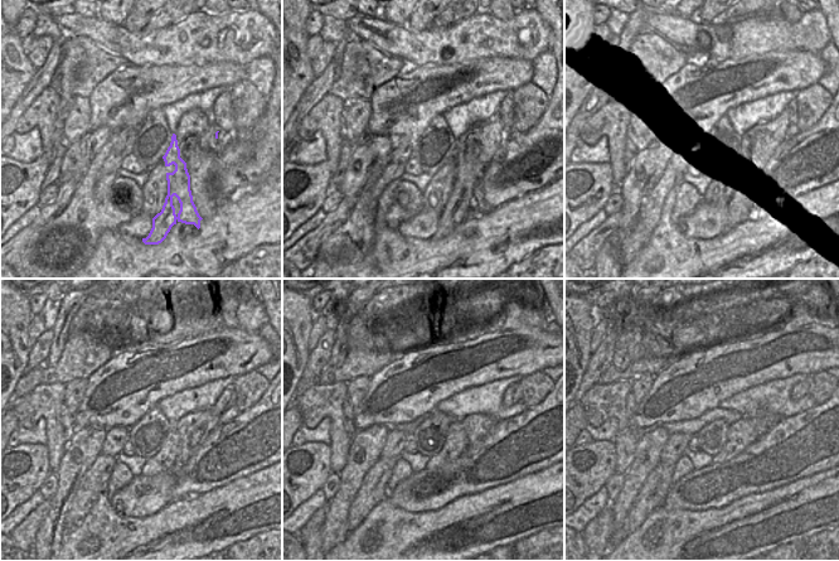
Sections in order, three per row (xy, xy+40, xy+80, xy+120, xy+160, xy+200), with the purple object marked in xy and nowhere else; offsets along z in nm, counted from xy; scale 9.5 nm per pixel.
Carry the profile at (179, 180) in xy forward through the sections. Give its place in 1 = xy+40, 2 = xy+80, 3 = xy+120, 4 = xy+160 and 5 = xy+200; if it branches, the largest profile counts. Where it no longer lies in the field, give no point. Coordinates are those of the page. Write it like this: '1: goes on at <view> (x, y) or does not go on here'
1: goes on at xy+40 (479, 145)
2: goes on at xy+80 (759, 144)
3: goes on at xy+120 (194, 427)
4: goes on at xy+160 (476, 426)
5: goes on at xy+200 (799, 390)

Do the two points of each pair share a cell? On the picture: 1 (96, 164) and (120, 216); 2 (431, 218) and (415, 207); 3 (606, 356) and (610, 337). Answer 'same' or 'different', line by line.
1: same
2: different
3: same

